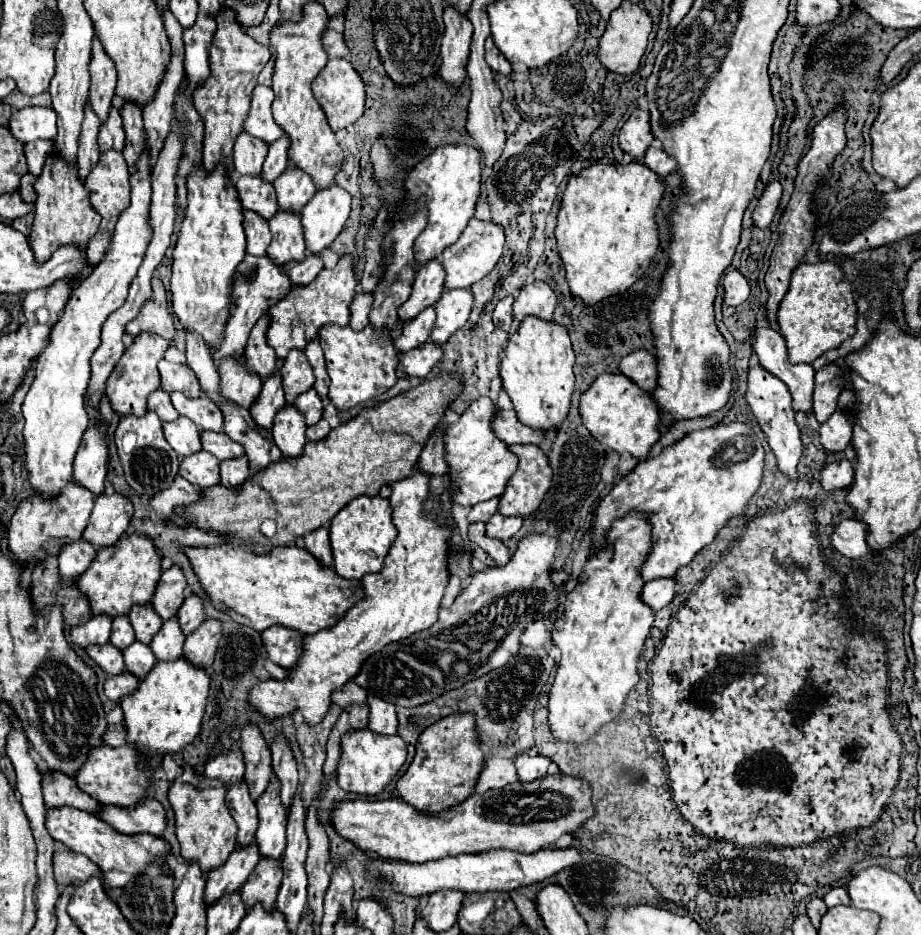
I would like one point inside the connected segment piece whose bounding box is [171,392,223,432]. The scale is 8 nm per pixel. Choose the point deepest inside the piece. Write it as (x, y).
(204, 413)

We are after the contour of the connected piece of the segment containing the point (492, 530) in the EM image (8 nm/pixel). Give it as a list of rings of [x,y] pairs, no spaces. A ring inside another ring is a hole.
[[[495,514],[491,516],[485,526],[487,526],[487,536],[489,538],[497,538],[497,540],[509,540],[511,536],[515,536],[519,532],[523,524],[523,518],[521,516],[513,516],[513,518],[505,518],[501,514]]]

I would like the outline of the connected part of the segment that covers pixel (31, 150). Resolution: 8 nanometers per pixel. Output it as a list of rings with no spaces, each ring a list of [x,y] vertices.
[[[35,140],[35,142],[25,144],[25,158],[27,158],[29,174],[39,176],[47,156],[53,156],[53,142],[51,140]]]

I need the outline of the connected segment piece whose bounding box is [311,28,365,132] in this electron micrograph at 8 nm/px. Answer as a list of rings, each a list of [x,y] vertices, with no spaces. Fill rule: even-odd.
[[[325,28],[325,34],[323,34],[323,46],[325,46],[325,52],[329,56],[325,68],[321,70],[321,74],[313,80],[313,96],[315,100],[319,102],[321,110],[325,112],[327,116],[327,122],[331,126],[333,132],[357,122],[361,116],[363,116],[363,108],[365,108],[365,86],[363,86],[363,80],[361,76],[355,72],[355,68],[351,66],[347,58],[349,50],[345,46],[345,40],[343,40],[343,34],[335,32],[333,28]]]

